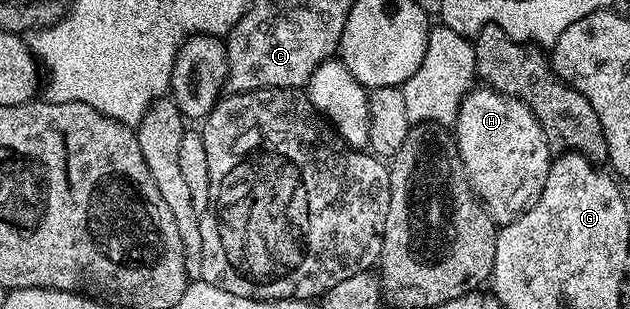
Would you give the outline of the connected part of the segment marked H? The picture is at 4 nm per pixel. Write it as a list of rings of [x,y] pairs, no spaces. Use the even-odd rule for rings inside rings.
[[[474,87],[459,106],[455,139],[465,173],[469,175],[469,185],[498,225],[509,224],[516,216],[520,216],[543,190],[551,163],[551,142],[543,134],[543,126],[539,126],[535,114],[531,114],[523,102],[499,94],[494,88]]]

